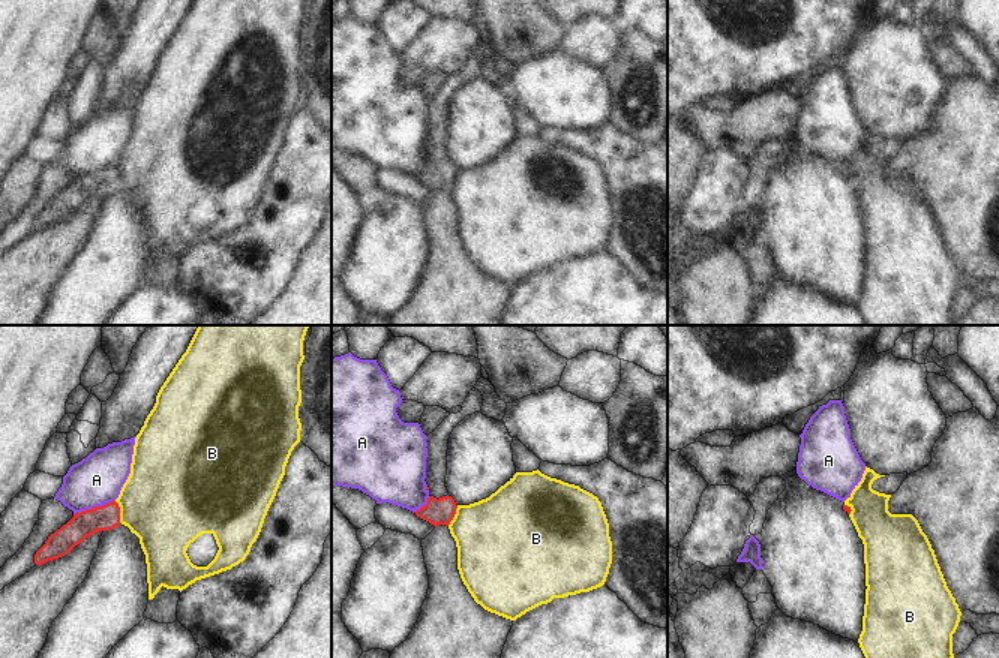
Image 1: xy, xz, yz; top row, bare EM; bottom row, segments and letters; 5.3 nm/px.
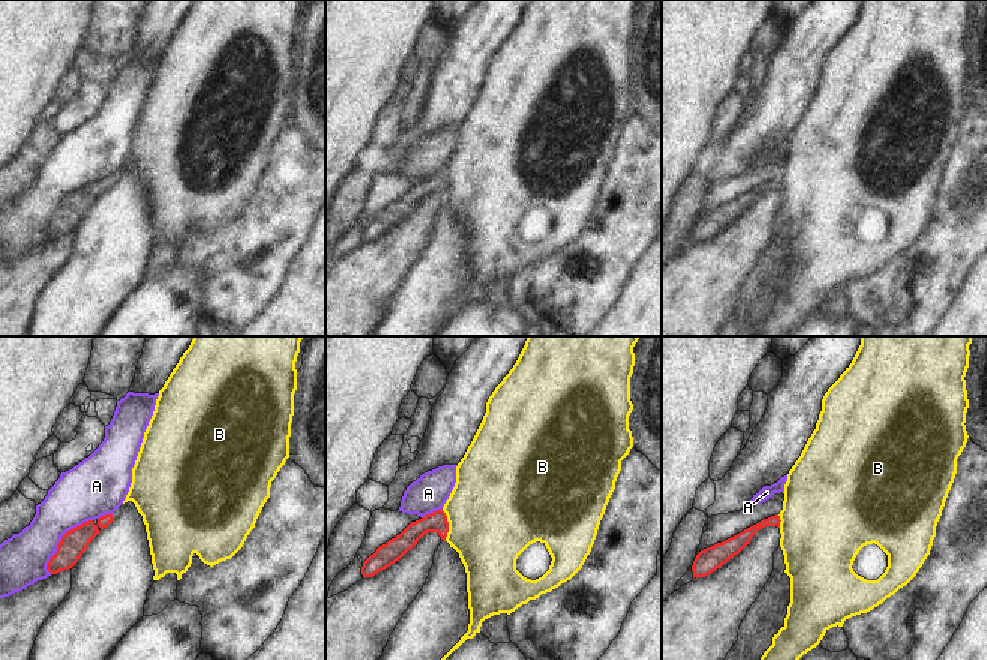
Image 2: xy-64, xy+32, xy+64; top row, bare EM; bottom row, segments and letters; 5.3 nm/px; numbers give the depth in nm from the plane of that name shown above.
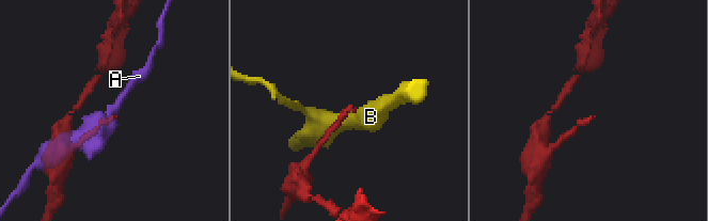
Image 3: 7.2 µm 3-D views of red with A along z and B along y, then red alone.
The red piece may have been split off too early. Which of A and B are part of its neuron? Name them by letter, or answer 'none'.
none

